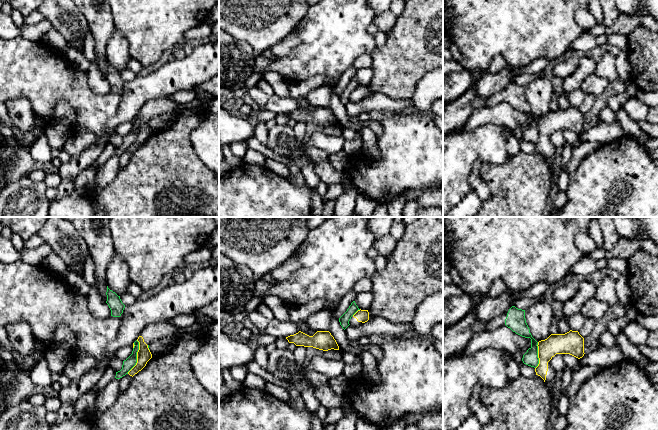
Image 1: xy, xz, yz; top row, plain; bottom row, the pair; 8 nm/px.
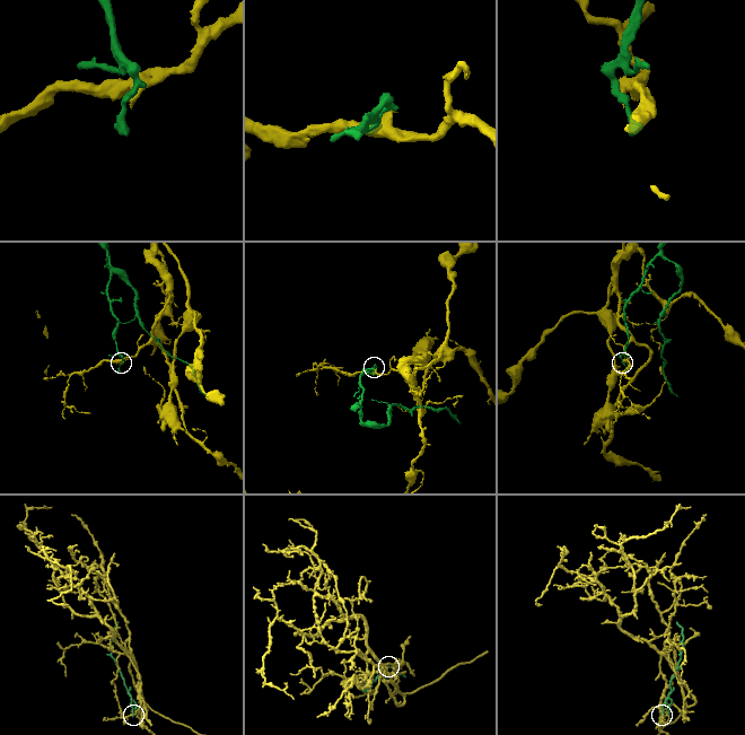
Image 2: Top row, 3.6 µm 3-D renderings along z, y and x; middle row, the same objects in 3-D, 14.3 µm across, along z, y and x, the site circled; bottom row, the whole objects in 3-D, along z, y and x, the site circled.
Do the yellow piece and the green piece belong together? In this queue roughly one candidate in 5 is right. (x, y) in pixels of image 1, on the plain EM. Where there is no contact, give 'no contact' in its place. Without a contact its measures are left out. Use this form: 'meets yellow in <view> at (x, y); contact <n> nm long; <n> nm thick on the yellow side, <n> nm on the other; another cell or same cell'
meets yellow in xy at (137, 133); contact 280 nm long; 110 nm thick on the yellow side, 90 nm on the other; another cell

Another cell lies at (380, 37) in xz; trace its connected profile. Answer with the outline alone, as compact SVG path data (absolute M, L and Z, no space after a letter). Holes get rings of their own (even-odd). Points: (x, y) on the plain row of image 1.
M378 30L377 33L374 35L376 46L373 50L379 49L384 46L386 40L387 40L387 34Z

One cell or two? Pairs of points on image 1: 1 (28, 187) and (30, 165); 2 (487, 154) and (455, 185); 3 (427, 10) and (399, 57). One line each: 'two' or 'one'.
1: two
2: one
3: one

